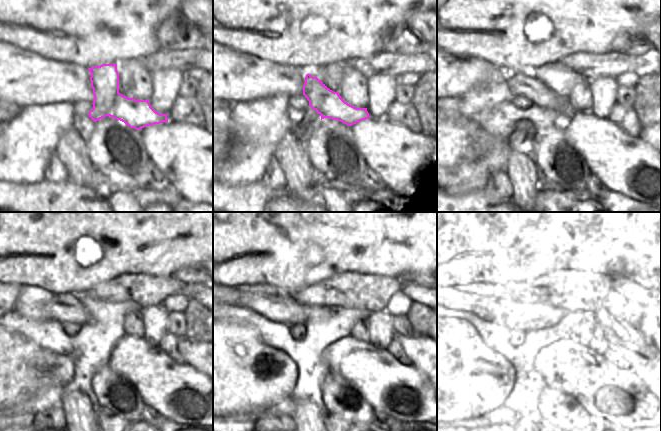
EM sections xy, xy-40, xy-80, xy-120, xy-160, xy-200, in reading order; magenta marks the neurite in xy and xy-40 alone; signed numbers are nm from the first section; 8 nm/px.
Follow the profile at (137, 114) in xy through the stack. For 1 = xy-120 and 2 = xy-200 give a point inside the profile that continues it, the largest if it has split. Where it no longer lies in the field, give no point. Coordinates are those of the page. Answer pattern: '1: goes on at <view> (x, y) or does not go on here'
1: goes on at xy-120 (63, 308)
2: goes on at xy-200 (482, 305)

